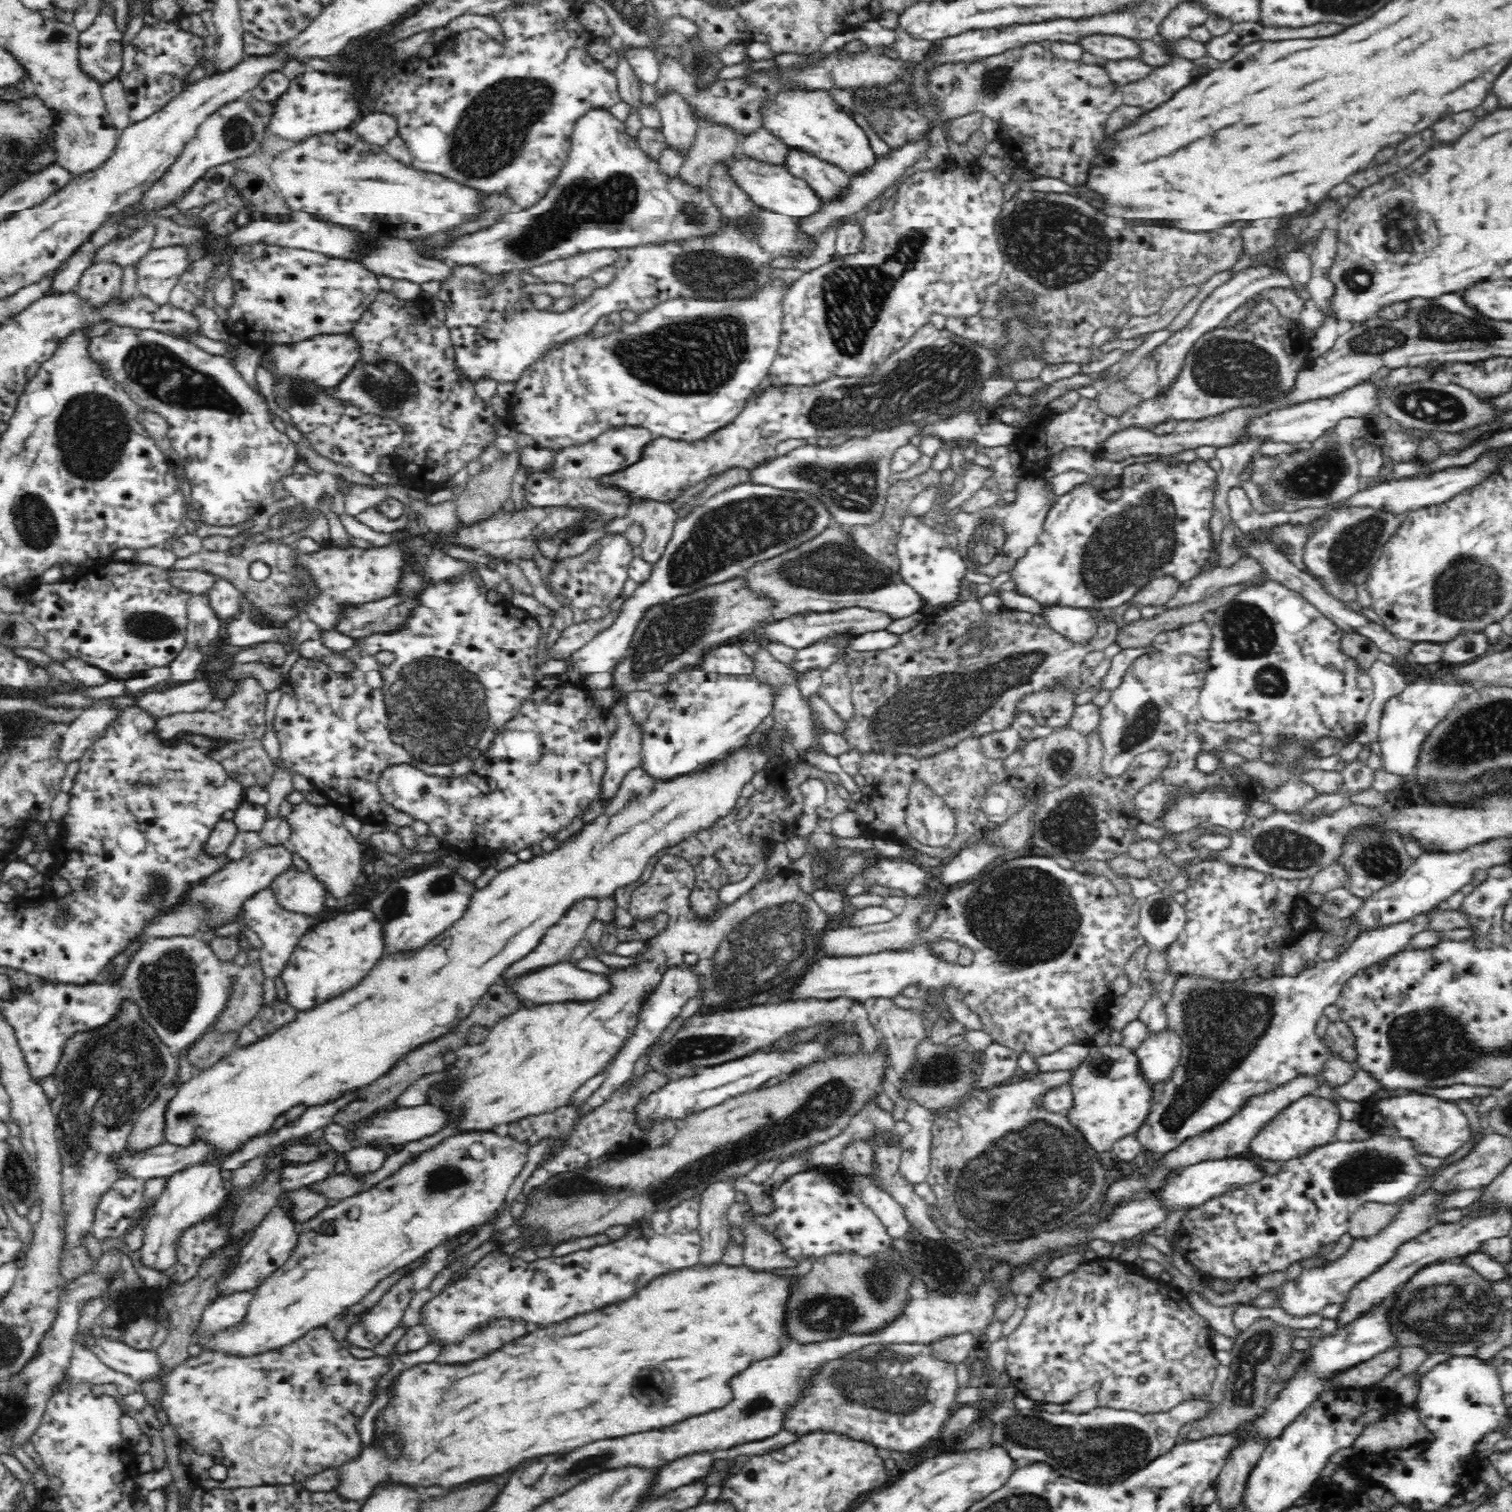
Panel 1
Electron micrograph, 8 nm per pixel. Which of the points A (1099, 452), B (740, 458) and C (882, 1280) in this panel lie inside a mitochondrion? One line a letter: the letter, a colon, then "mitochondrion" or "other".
A: other
B: other
C: mitochondrion

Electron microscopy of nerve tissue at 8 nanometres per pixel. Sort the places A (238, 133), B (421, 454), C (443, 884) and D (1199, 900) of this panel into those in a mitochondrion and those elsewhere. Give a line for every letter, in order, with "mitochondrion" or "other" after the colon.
A: mitochondrion
B: other
C: mitochondrion
D: other

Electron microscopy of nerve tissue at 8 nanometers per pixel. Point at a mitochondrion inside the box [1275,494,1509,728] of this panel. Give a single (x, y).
(1462, 593)

